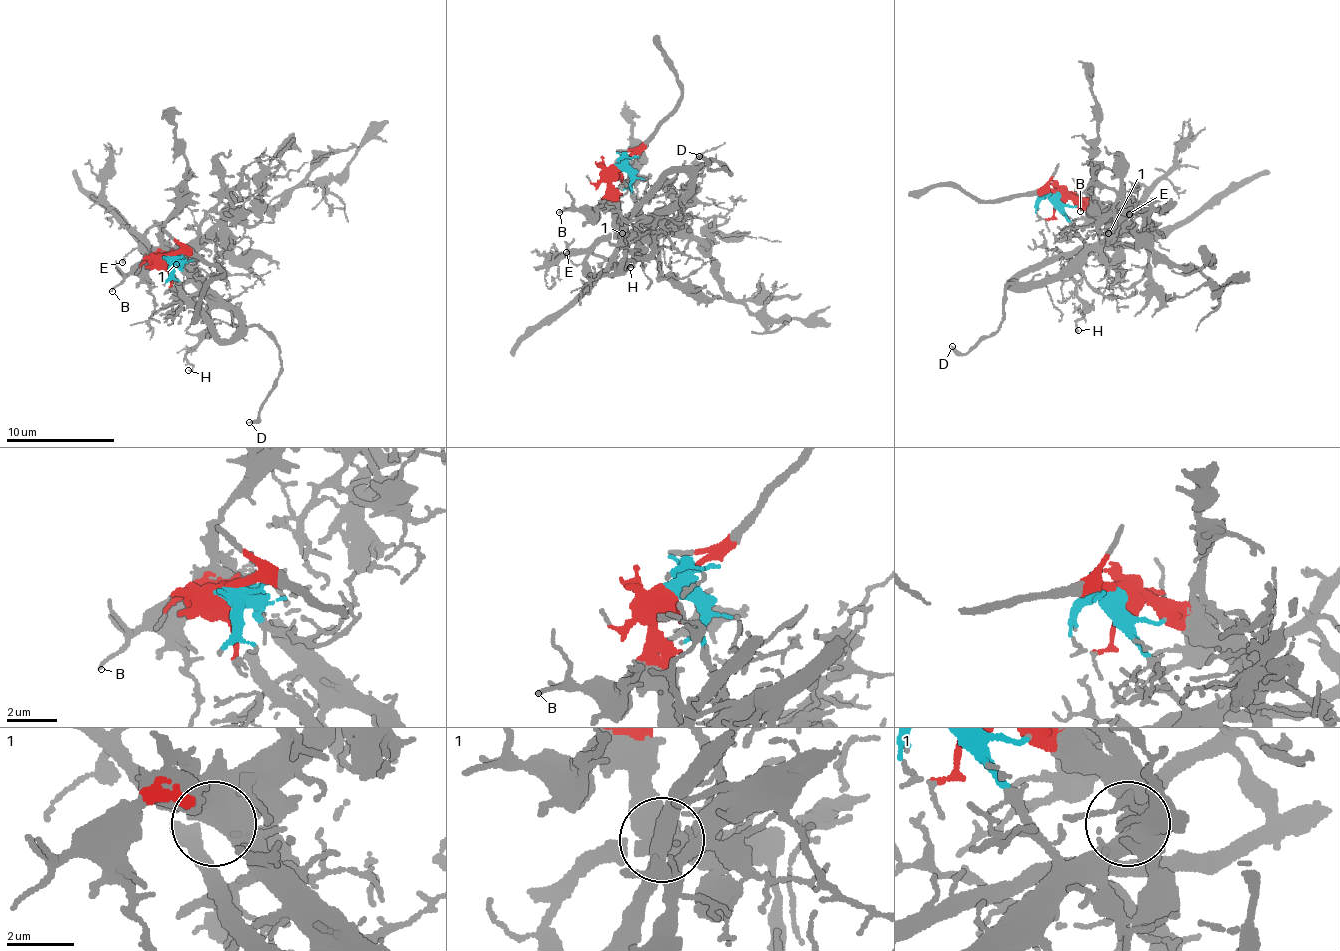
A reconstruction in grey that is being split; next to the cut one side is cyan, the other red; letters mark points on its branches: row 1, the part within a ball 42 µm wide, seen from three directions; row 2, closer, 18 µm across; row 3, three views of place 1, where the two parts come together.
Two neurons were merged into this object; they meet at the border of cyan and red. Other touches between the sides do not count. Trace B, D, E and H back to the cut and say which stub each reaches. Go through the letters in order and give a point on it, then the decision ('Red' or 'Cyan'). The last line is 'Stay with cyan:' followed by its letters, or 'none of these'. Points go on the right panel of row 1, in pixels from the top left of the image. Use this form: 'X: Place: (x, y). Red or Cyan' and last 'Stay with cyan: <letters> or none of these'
B: Place: (1080, 211). Red
D: Place: (952, 346). Cyan
E: Place: (1129, 214). Cyan
H: Place: (1078, 330). Cyan
Stay with cyan: D, E, H

